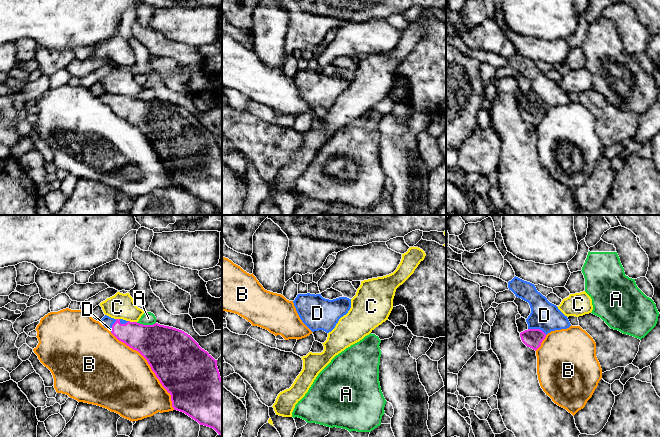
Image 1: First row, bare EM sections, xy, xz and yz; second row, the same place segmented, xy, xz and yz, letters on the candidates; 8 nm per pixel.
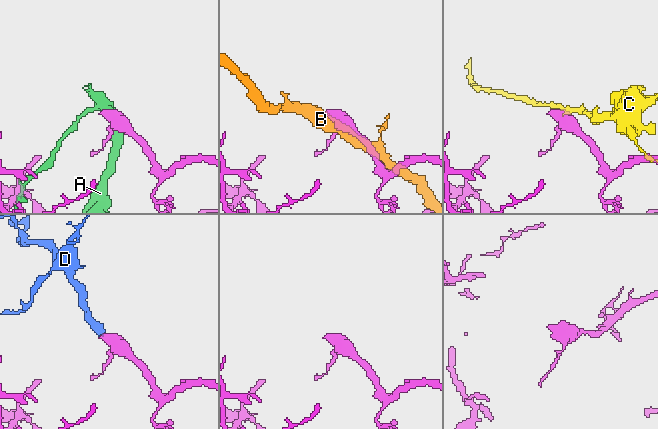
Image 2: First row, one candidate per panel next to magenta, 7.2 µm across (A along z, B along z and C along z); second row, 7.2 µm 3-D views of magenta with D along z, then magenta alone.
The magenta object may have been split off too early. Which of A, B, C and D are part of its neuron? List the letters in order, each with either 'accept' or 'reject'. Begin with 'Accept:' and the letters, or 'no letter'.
Accept: D
A: reject
B: reject
C: reject
D: accept

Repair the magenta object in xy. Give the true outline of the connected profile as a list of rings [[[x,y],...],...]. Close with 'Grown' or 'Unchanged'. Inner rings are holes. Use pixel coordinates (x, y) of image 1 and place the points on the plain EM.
[[[105,91],[99,97],[119,117],[138,127],[148,138],[162,162],[171,171],[172,183],[213,204],[222,211],[222,155],[215,136],[182,106],[160,101],[143,101]]]. Grown

